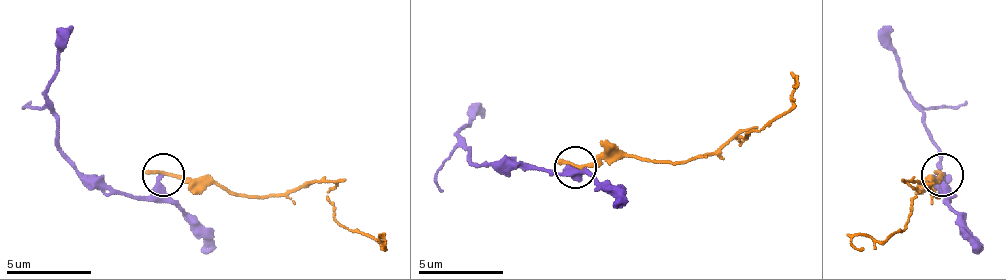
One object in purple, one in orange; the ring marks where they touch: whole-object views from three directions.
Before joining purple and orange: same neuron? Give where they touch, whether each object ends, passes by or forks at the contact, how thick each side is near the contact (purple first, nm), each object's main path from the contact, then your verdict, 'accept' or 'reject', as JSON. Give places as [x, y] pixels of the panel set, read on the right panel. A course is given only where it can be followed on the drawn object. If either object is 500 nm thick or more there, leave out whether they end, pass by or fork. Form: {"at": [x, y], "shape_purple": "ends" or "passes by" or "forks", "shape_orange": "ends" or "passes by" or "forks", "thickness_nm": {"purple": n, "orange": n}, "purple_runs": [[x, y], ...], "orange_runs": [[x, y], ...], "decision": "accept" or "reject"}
{"at": [942, 175], "shape_purple": "ends", "shape_orange": "ends", "thickness_nm": {"purple": 360, "orange": 240}, "purple_runs": [[941, 174], [945, 195], [941, 191], [937, 148], [924, 110], [907, 88], [882, 25]], "orange_runs": [[941, 174], [937, 195], [920, 182], [916, 186], [907, 225], [882, 242], [856, 233], [852, 242], [864, 250]], "decision": "reject"}

